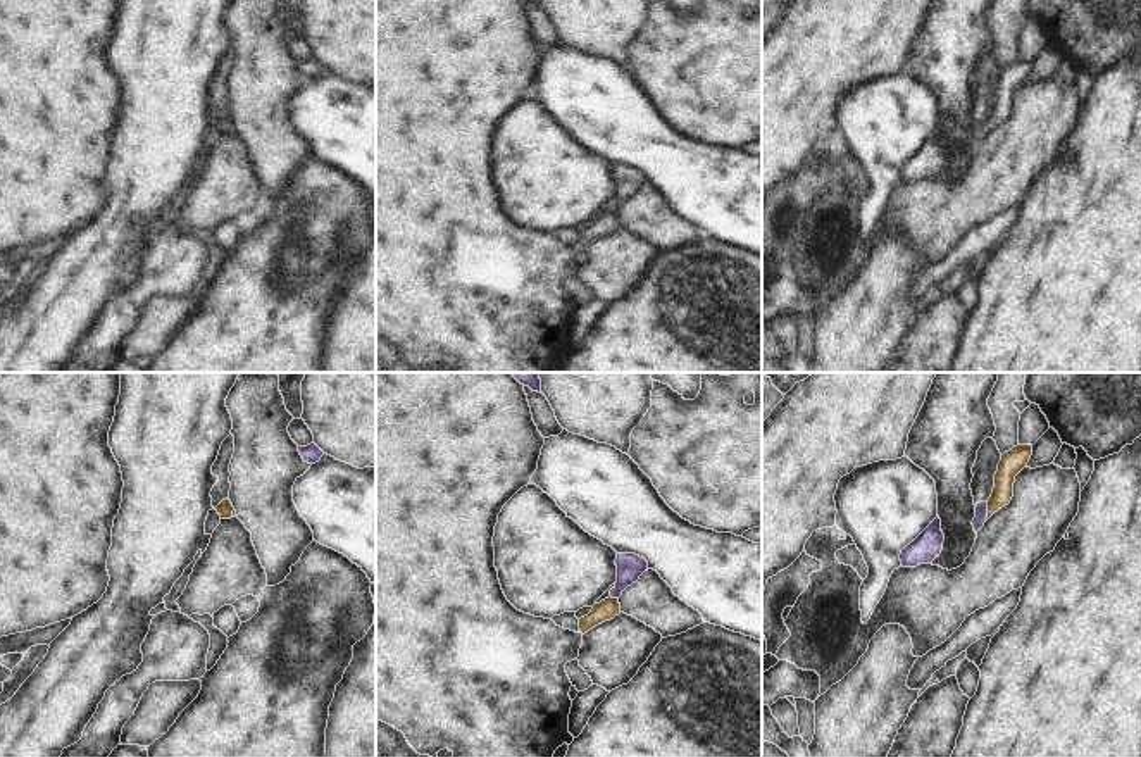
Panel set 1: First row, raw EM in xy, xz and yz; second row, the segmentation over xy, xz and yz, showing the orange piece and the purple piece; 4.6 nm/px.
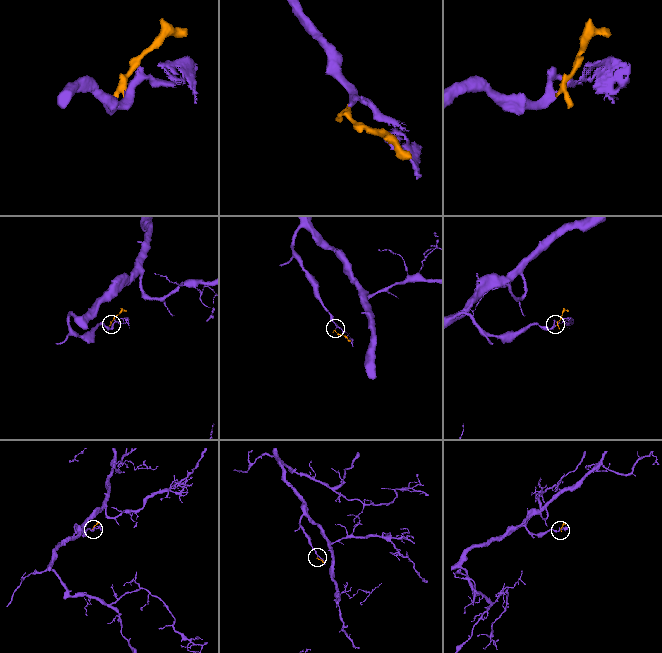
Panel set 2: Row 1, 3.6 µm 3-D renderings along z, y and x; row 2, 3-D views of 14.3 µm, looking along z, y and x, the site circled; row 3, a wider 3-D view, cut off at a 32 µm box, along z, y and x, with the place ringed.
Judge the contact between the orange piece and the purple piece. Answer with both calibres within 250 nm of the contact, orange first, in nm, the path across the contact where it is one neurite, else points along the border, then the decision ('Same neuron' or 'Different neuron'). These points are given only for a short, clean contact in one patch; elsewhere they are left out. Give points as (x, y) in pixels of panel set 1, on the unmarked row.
Thickness 110 nm (orange) against 60 nm. Path across: yz (1010, 78), (1003, 106), (988, 125), (981, 125). Same neuron.

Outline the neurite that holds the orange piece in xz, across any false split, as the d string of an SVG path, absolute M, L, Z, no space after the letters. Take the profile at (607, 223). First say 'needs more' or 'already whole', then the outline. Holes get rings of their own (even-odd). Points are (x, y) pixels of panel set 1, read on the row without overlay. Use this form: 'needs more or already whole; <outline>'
needs more; M617 167L617 197L610 203L610 210L595 217L591 226L579 233L579 245L584 248L595 240L614 233L620 228L619 210L622 205L636 197L639 190L648 185L648 176L636 167Z

